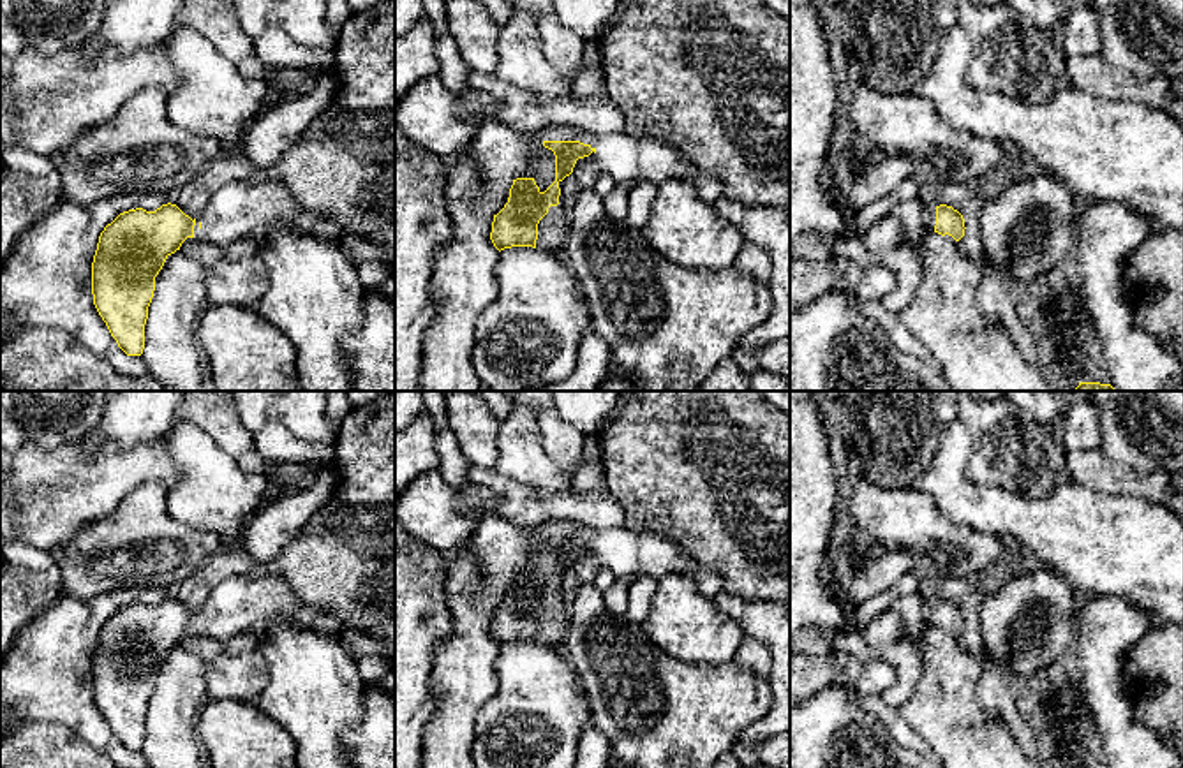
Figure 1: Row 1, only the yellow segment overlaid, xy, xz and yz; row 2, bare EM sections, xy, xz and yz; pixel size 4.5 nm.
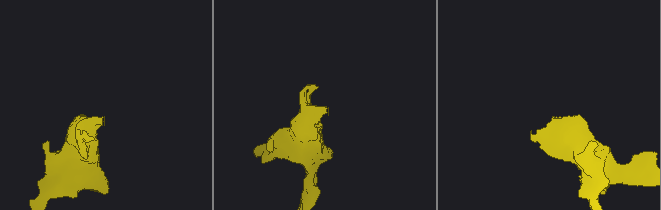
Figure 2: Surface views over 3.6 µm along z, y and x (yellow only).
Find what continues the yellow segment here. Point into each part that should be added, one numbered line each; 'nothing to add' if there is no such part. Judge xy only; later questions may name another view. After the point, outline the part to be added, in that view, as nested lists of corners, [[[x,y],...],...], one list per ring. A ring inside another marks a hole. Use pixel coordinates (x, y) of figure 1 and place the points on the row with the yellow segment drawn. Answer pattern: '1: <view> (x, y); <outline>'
1: xy (235, 210); [[[275,180],[257,183],[231,181],[220,187],[196,217],[194,238],[208,247],[222,248],[242,236],[261,241],[275,224],[340,241],[340,225],[303,208],[291,190]]]

